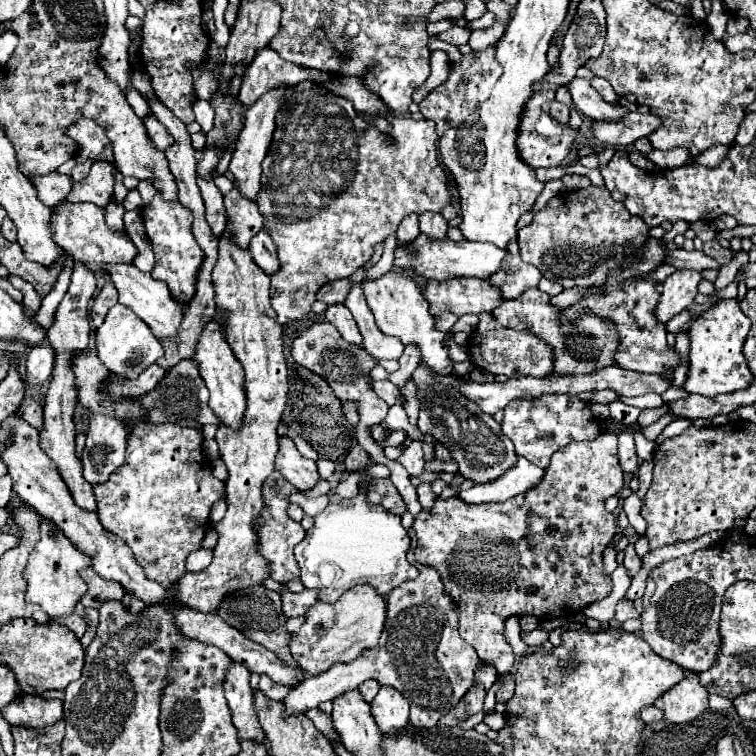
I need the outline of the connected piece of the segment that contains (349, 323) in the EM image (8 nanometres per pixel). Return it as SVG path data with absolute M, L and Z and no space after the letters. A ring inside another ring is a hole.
M338 304L338 306L328 306L326 310L326 320L342 334L342 338L354 346L362 346L362 334L350 314L350 310L346 310L344 304Z

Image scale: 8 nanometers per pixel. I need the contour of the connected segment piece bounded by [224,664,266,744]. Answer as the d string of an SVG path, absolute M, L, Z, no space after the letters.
M234 664L224 682L226 700L232 712L232 722L238 730L238 740L252 740L256 744L262 744L266 740L266 734L258 722L254 708L254 692L248 680L250 672L244 666Z

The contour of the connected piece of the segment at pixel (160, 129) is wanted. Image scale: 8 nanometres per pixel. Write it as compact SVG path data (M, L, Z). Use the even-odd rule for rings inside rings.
M148 116L146 122L144 122L146 130L148 130L148 138L152 140L154 148L160 150L160 152L166 152L168 146L174 144L174 138L168 134L168 130L156 120L156 116Z

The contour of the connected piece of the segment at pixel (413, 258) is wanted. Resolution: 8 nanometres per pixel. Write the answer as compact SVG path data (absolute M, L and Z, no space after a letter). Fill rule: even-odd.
M420 234L414 242L396 246L394 268L412 270L414 274L426 280L450 280L456 276L472 276L472 278L486 280L490 274L500 270L500 260L504 258L504 254L506 254L504 250L486 242L470 242L470 240L454 242L450 238L434 240L434 238L428 238L426 234Z

